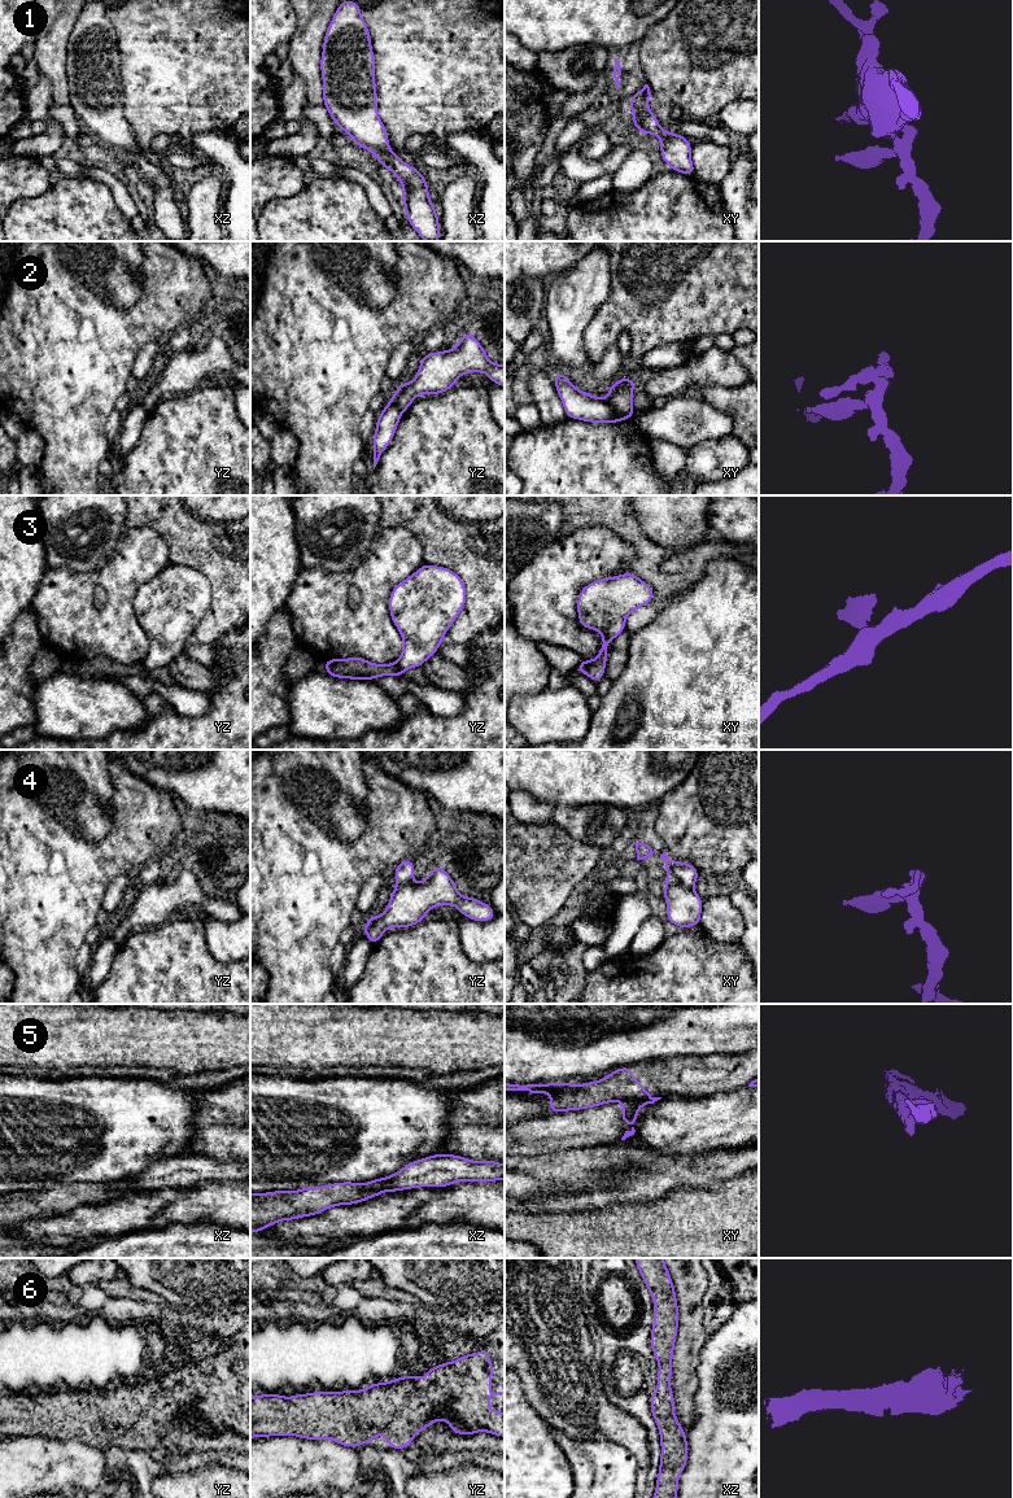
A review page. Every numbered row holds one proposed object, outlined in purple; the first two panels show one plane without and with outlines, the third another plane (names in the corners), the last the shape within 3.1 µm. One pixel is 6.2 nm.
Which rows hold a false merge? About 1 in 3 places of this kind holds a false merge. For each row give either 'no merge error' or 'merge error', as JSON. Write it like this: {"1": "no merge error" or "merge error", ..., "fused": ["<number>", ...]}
{"1": "no merge error", "2": "merge error", "3": "merge error", "4": "merge error", "5": "merge error", "6": "no merge error", "fused": ["2", "3", "4", "5"]}

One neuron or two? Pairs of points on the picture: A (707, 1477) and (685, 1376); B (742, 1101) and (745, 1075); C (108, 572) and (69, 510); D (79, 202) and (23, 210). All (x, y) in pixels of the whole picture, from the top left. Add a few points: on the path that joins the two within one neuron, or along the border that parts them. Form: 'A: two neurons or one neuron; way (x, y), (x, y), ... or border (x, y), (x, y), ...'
A: two neurons; border (697, 1390), (694, 1398), (694, 1423), (686, 1433)
B: two neurons; border (745, 1086), (733, 1090)
C: two neurons; border (119, 537), (99, 567), (73, 571)
D: one neuron; way (65, 210), (38, 210)

